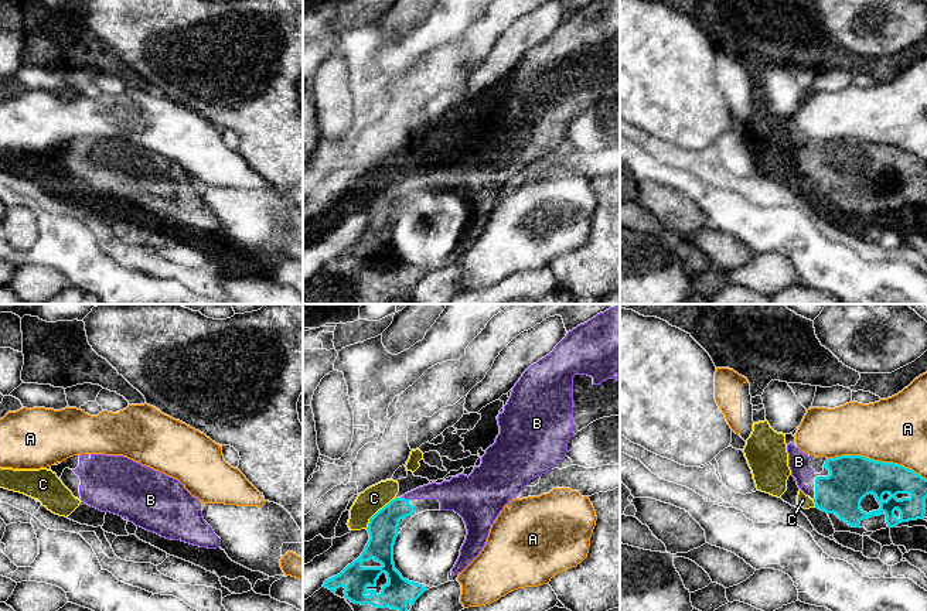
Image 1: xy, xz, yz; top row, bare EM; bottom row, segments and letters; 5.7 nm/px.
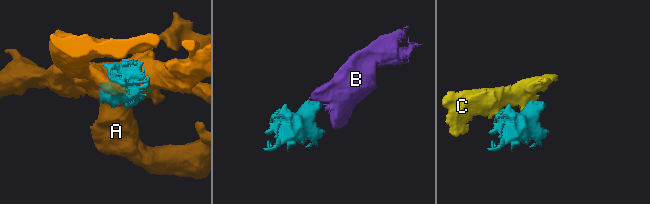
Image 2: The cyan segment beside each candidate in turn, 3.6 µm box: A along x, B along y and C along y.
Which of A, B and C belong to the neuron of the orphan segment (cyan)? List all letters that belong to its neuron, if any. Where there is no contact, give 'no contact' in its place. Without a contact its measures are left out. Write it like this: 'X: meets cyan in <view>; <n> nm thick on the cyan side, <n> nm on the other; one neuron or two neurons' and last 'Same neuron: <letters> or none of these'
A: meets cyan in yz; 260 nm thick on the cyan side, 360 nm on the other; two neurons
B: meets cyan in xz; 170 nm thick on the cyan side, 140 nm on the other; one neuron
C: meets cyan in xz; 170 nm thick on the cyan side, 140 nm on the other; two neurons
Same neuron: B

